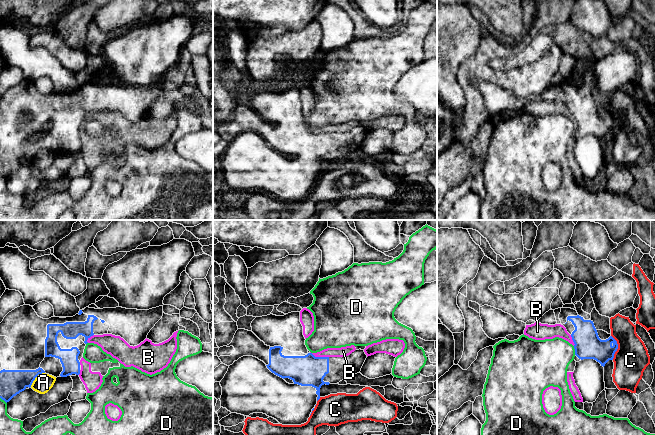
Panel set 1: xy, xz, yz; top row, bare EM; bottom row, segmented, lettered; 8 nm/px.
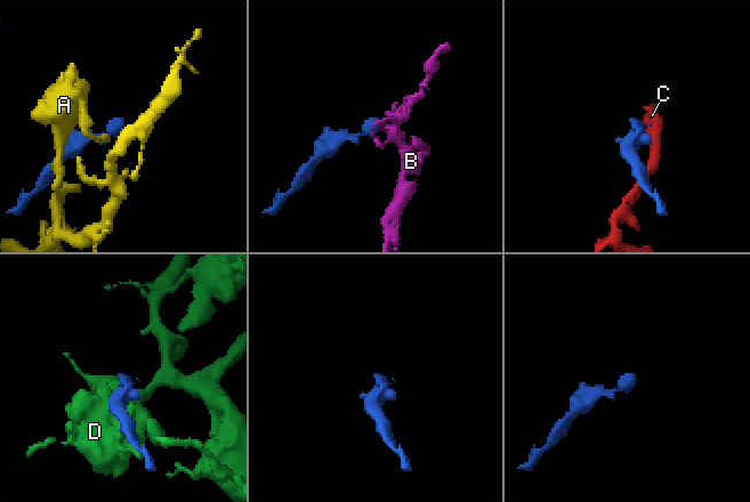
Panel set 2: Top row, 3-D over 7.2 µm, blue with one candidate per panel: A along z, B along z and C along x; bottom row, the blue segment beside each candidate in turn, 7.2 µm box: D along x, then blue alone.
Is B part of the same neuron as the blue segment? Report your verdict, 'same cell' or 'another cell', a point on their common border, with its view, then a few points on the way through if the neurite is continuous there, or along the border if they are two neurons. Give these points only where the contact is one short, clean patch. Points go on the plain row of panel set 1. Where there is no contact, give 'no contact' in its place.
another cell | xz (319, 133) | along xz (310, 128), (315, 132), (328, 133)

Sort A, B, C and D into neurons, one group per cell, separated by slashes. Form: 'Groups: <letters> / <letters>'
Groups: A / B / C / D

